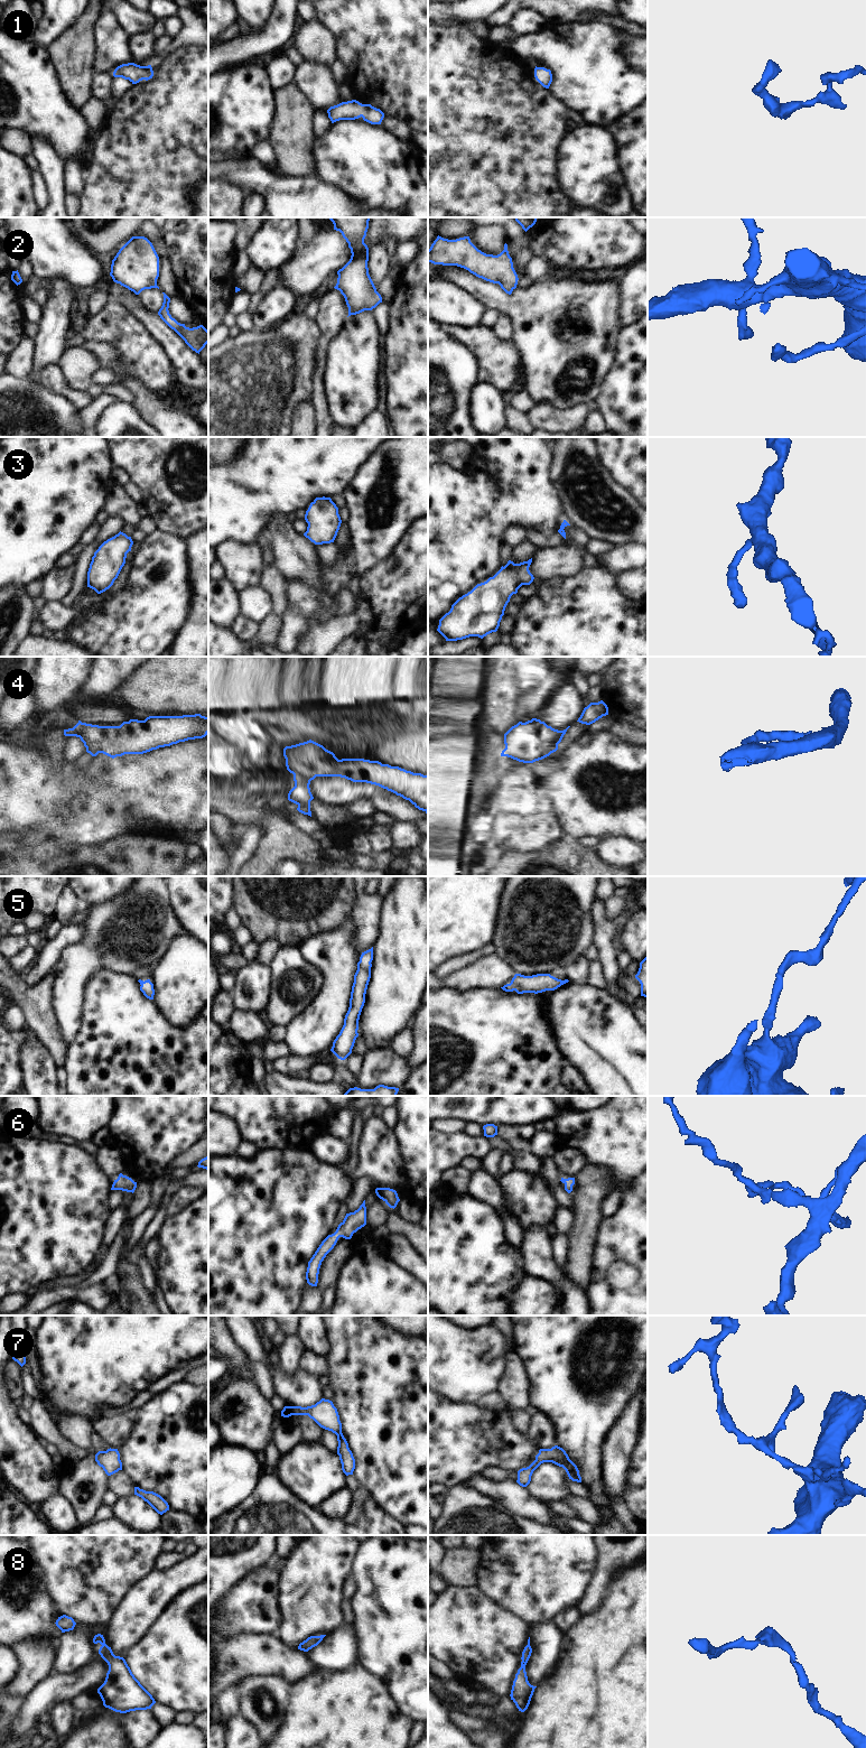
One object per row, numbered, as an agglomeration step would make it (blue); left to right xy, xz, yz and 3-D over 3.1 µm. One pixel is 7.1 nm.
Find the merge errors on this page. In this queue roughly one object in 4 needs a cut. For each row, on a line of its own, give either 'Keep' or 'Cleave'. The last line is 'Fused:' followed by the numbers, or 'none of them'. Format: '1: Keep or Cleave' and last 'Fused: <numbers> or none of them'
1: Keep
2: Keep
3: Keep
4: Keep
5: Keep
6: Keep
7: Keep
8: Keep
Fused: none of them

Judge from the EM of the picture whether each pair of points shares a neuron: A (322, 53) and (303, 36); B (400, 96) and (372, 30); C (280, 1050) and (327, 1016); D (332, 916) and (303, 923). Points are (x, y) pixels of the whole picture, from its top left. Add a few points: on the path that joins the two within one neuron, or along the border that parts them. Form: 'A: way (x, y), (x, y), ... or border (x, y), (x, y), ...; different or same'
A: way (317, 48), (307, 38); same
B: way (400, 80), (400, 58), (389, 47); same
C: border (283, 1041), (290, 1053); different
D: way (325, 916), (309, 917); same

